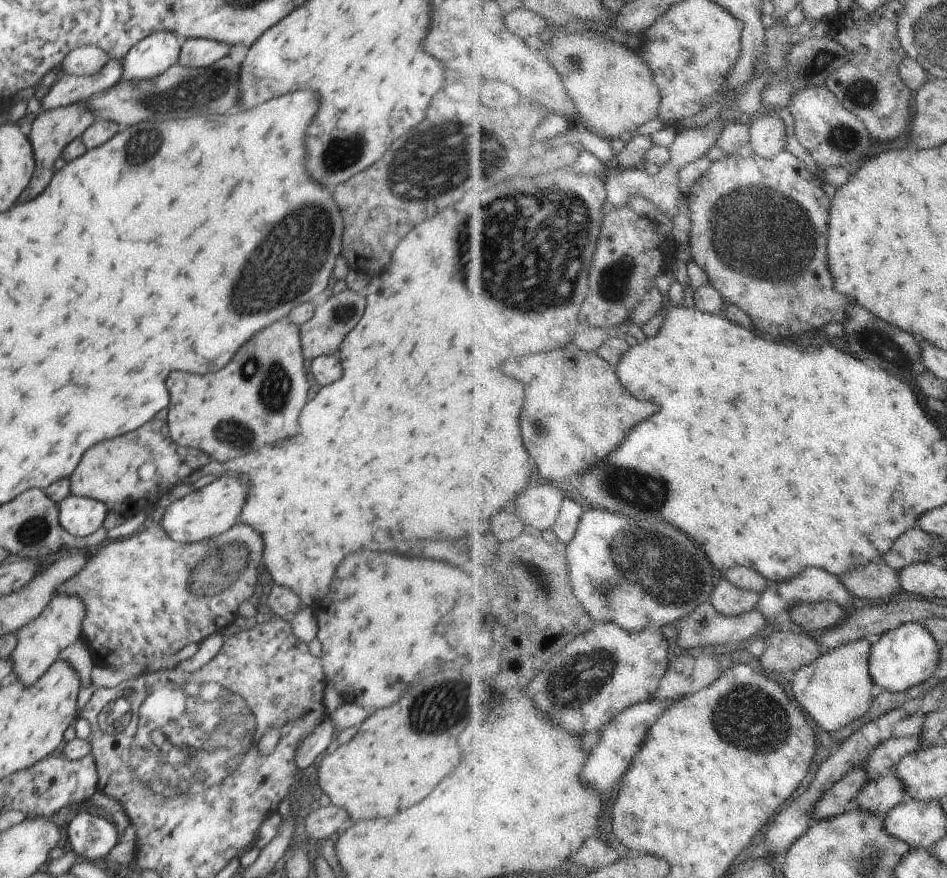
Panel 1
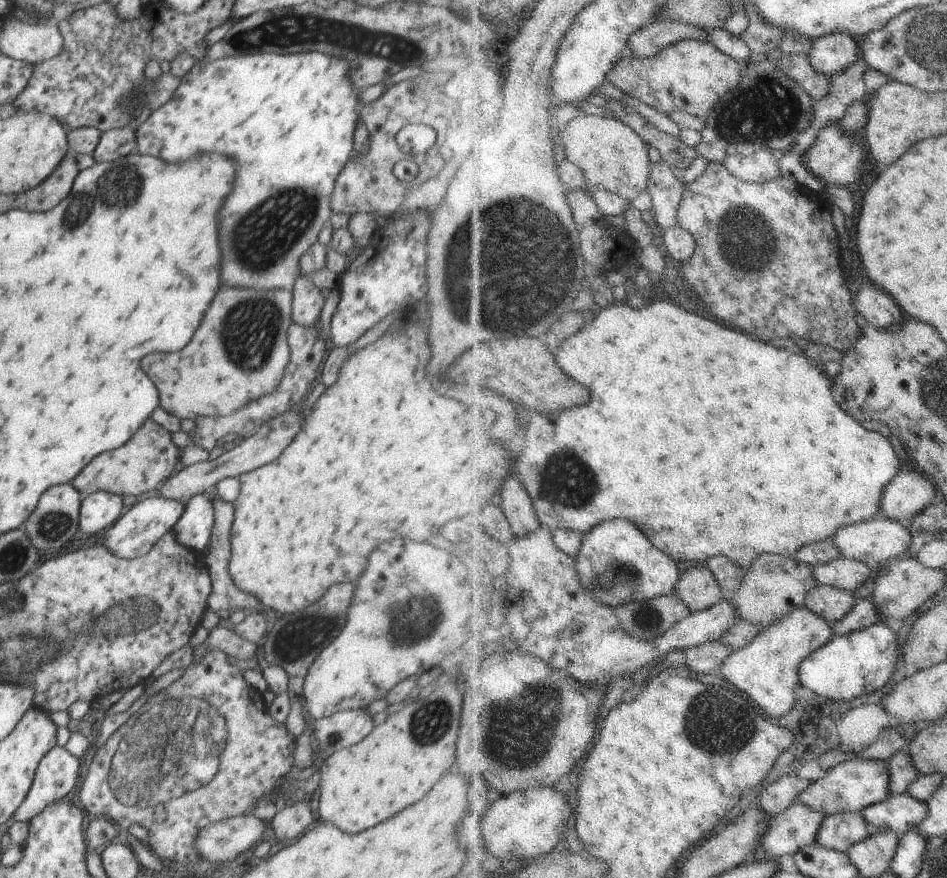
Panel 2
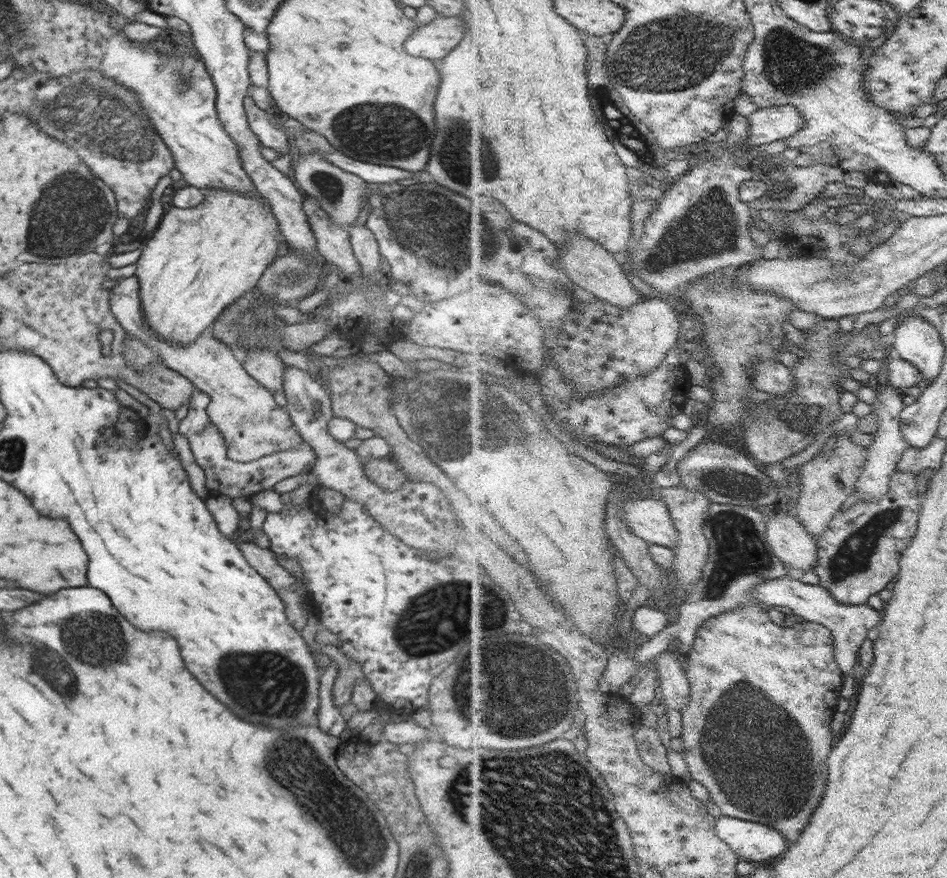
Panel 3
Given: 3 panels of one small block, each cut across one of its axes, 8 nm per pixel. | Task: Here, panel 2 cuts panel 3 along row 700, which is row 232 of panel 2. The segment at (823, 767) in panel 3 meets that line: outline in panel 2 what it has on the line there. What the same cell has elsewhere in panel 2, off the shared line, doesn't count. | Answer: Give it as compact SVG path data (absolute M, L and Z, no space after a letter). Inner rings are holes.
M710 162L705 172L693 183L686 183L686 187L687 190L679 211L679 225L686 228L696 238L697 248L694 258L690 258L683 264L682 274L716 316L724 318L726 322L734 324L736 328L742 328L744 332L754 334L766 342L770 342L774 338L802 338L809 344L820 343L841 352L850 352L850 348L858 346L866 323L860 317L855 305L854 294L848 288L848 280L846 281L846 276L844 276L844 266L842 266L844 250L838 228L834 224L833 203L827 201L820 192L799 184L797 181L787 180L785 177L766 183L746 182L730 173L728 166L720 162Z

